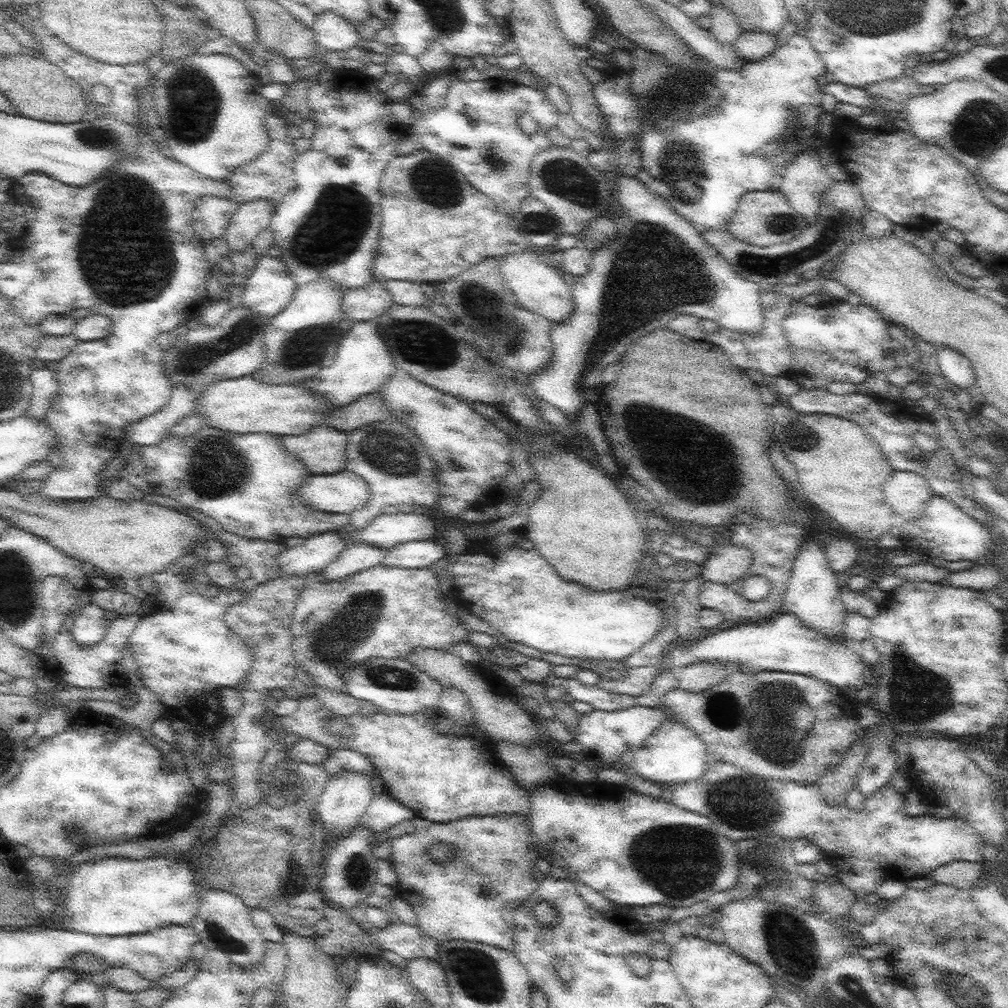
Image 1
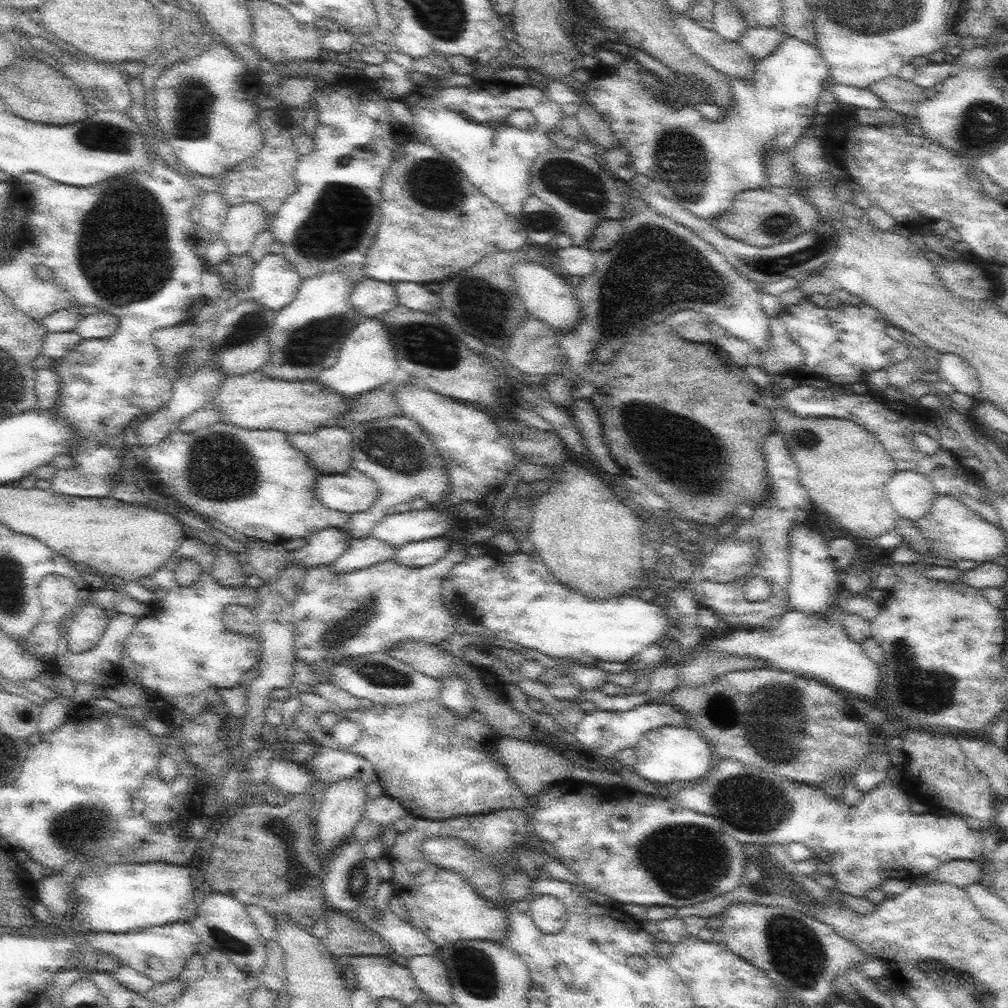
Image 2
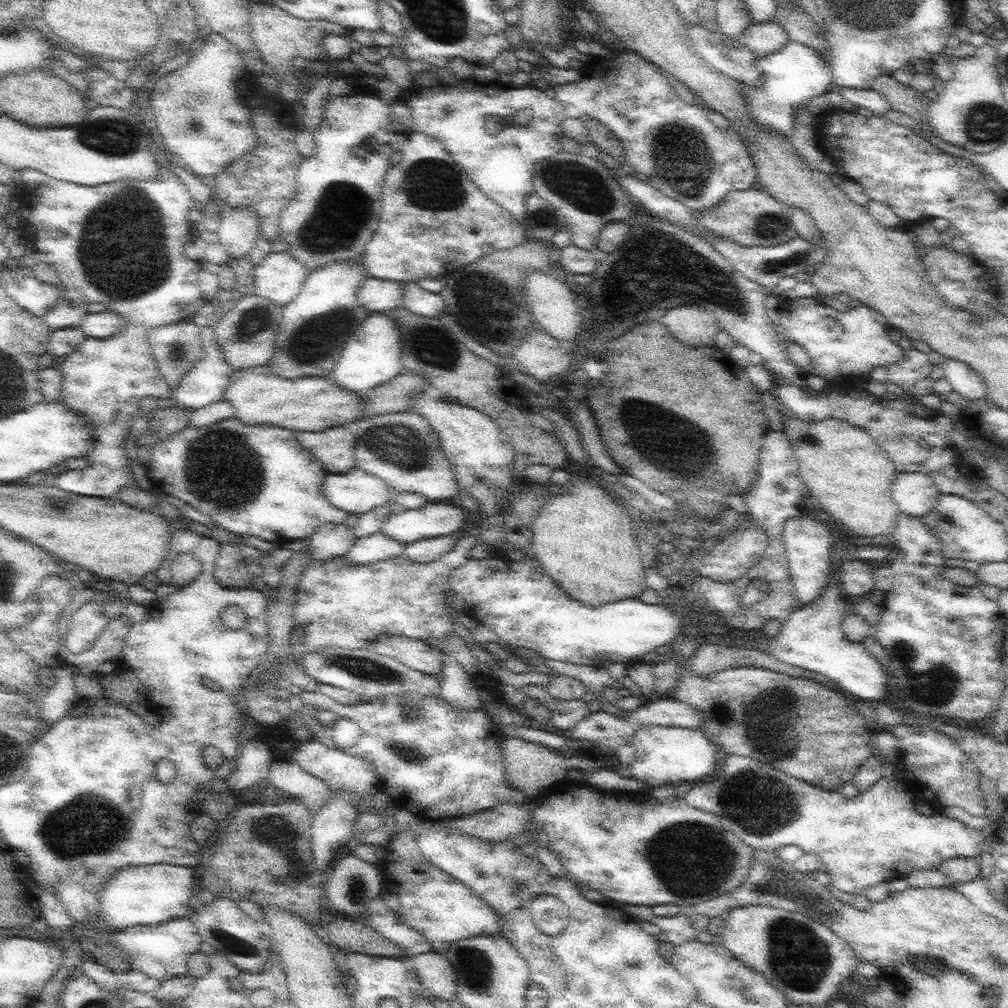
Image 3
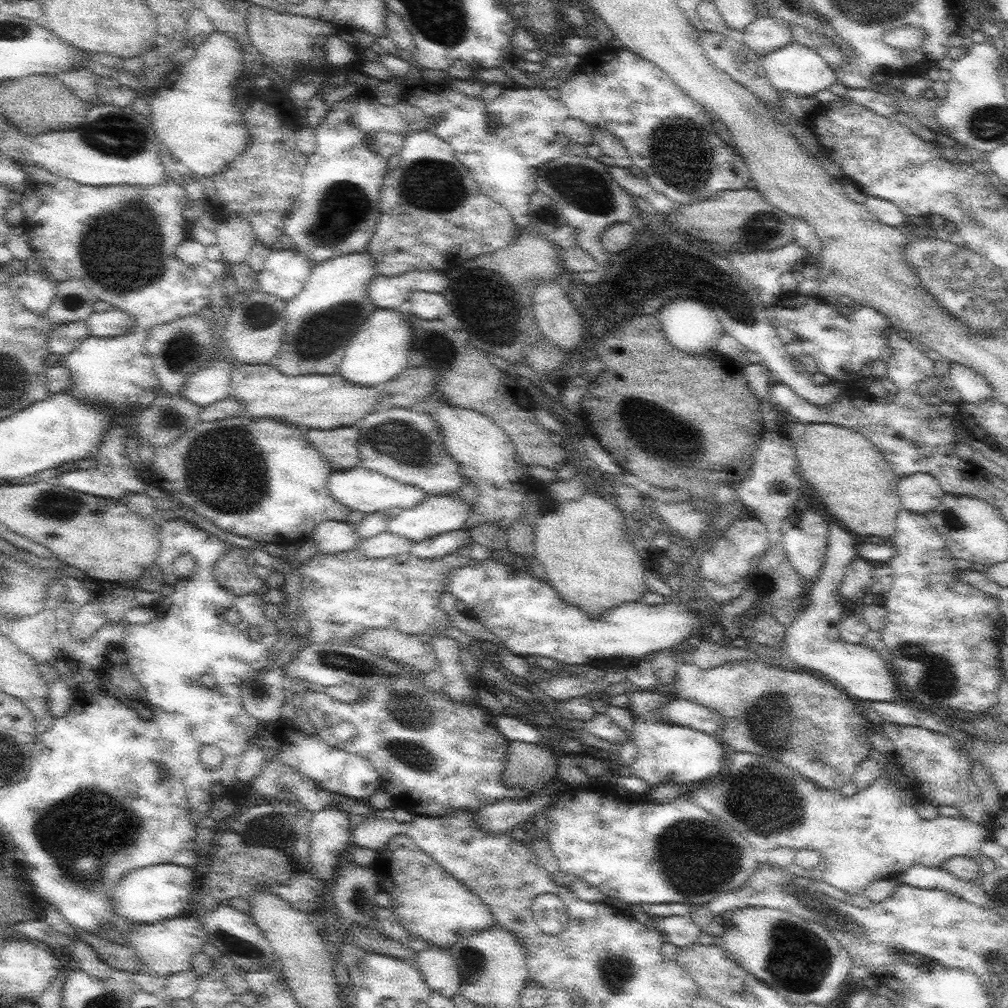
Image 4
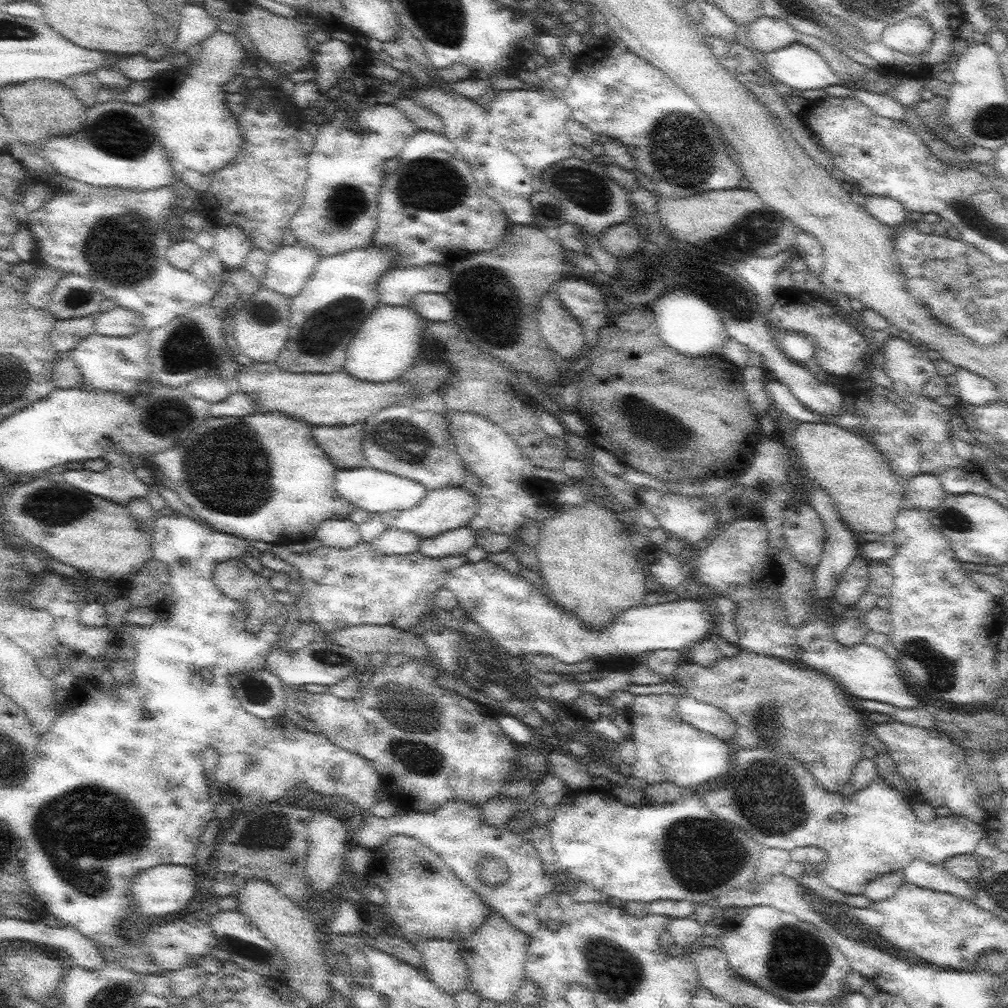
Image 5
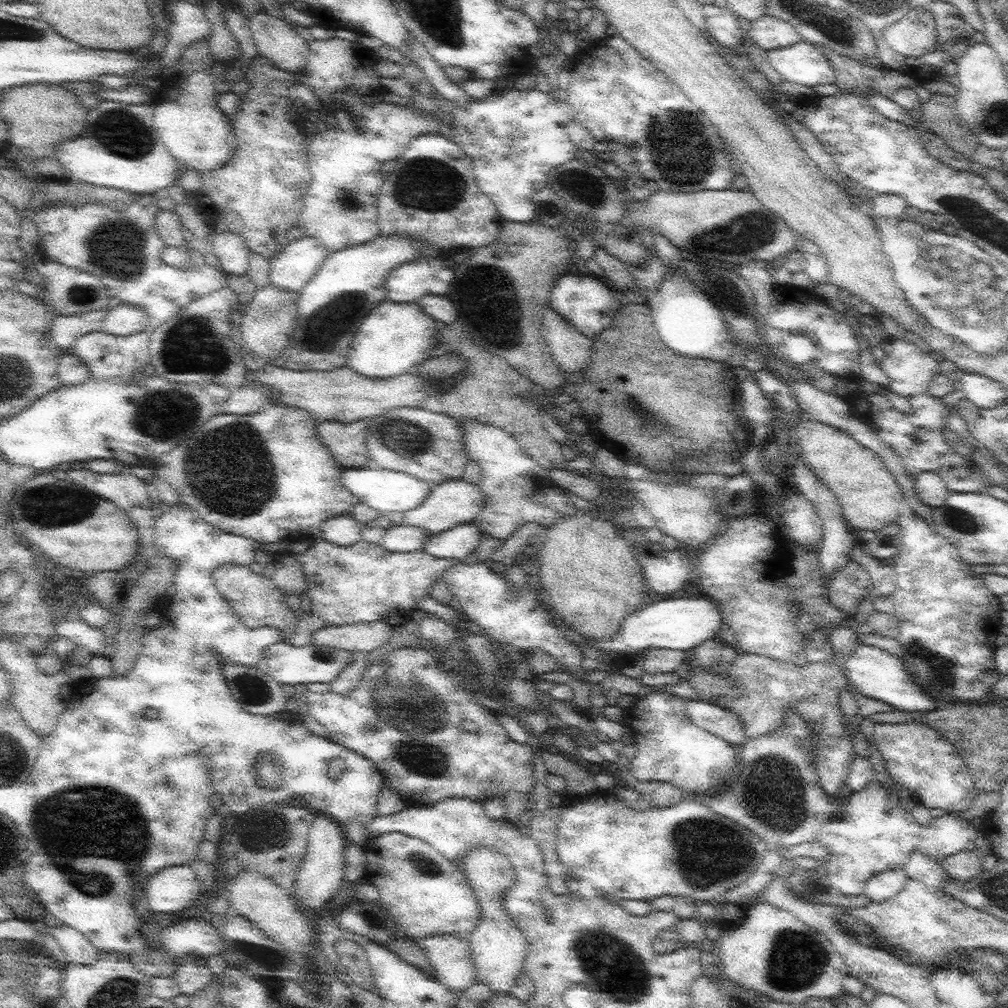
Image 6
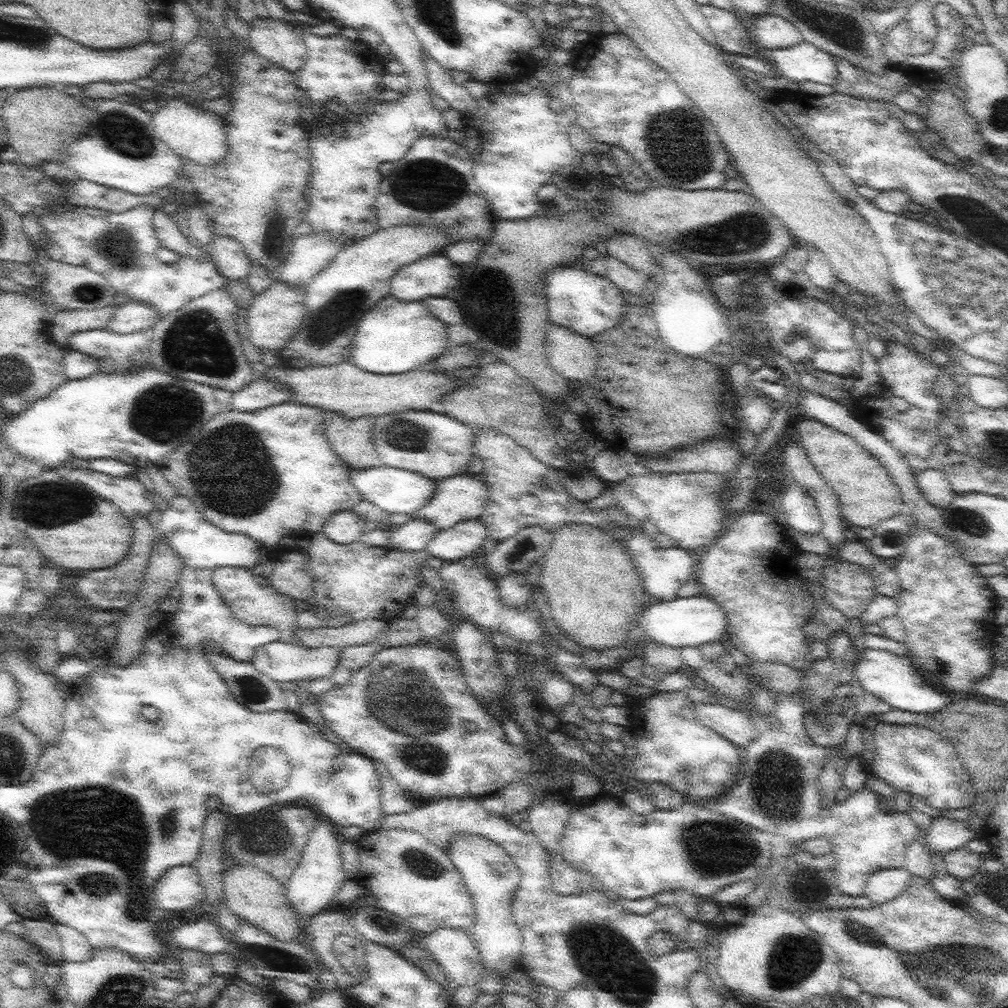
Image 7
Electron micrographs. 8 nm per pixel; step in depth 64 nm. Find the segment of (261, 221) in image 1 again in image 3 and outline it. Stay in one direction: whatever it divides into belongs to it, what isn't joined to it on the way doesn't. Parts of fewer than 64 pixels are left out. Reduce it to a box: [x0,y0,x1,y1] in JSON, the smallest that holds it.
[215,204,261,258]

